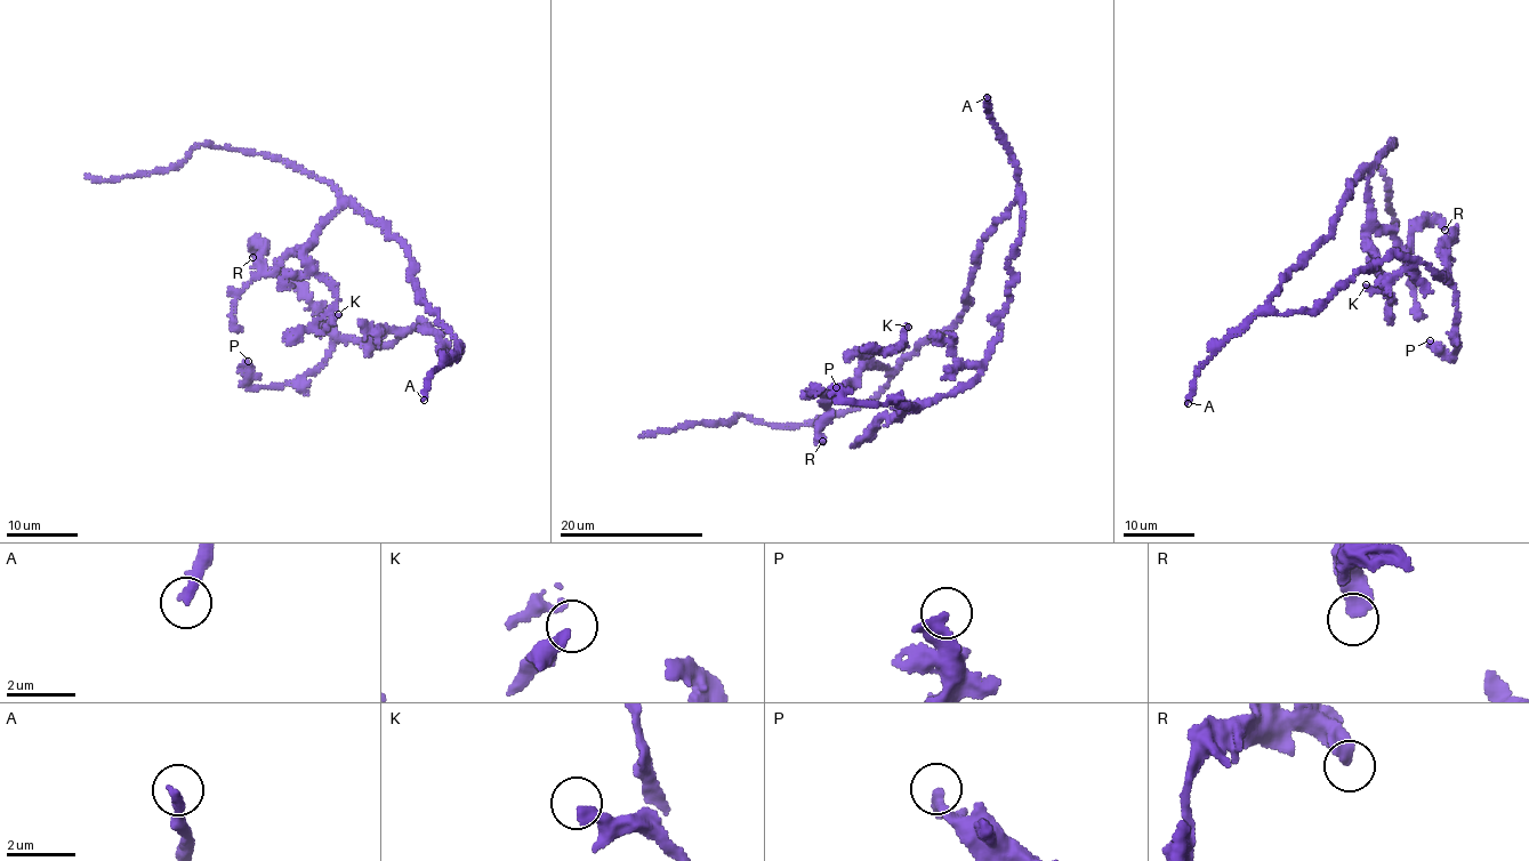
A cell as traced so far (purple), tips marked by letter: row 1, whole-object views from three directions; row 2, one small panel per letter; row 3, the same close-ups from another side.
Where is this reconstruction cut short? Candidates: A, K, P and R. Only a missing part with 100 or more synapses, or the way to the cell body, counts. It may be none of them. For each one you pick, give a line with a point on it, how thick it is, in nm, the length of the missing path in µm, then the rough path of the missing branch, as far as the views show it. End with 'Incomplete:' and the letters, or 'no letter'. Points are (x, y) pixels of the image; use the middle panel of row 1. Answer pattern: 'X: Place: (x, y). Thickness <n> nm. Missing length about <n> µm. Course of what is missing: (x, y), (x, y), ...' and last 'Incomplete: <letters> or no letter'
Incomplete: no letter

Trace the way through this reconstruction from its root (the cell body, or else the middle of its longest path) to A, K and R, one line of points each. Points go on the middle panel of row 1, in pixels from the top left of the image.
A: (979, 248), (1014, 204), (1019, 179), (1016, 163), (990, 120), (987, 97)
K: (979, 248), (964, 308), (954, 323), (893, 370), (864, 354), (901, 348), (904, 344), (891, 349), (908, 327)
R: (979, 248), (960, 316), (893, 370), (871, 362), (823, 402), (826, 418), (818, 429), (822, 441)

